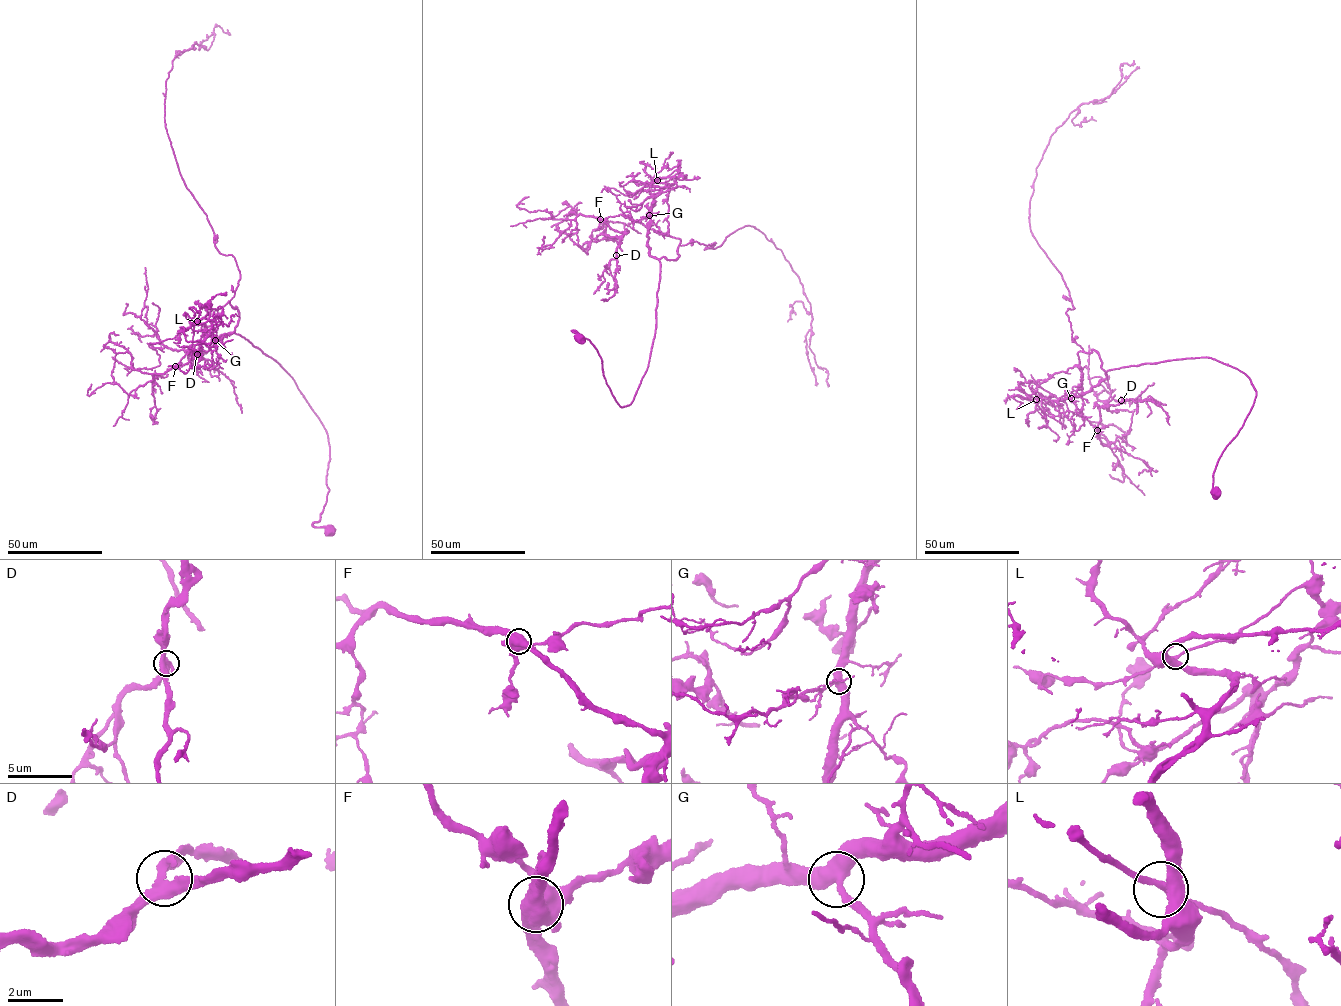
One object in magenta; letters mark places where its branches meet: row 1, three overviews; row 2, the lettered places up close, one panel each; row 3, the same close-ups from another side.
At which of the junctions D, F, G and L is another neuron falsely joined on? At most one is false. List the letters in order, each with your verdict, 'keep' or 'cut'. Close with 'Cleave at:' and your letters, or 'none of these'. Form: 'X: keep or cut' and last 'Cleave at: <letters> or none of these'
D: keep
F: cut
G: keep
L: keep
Cleave at: F

